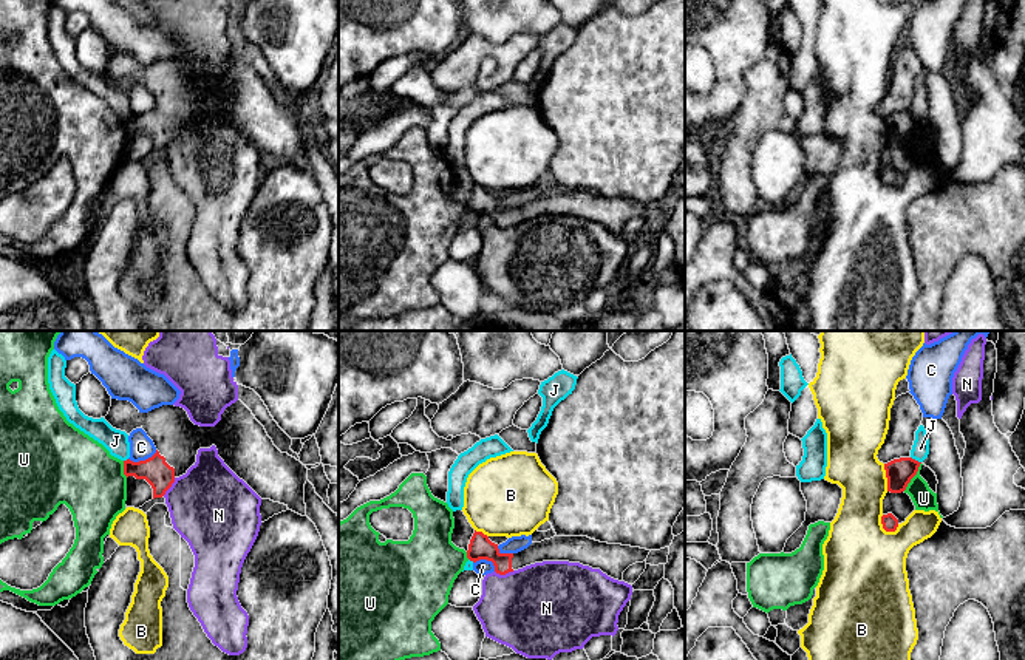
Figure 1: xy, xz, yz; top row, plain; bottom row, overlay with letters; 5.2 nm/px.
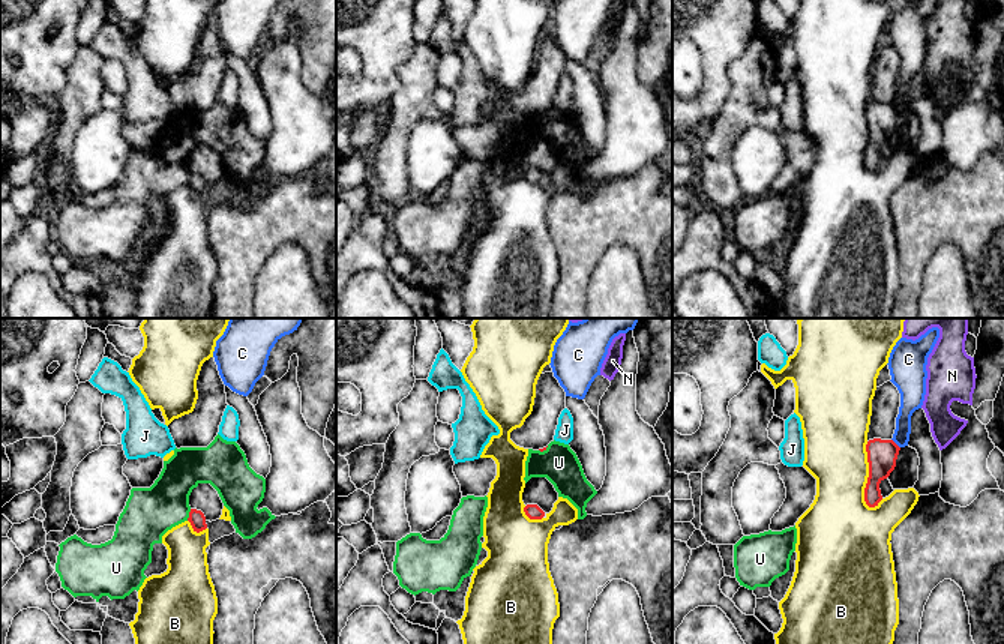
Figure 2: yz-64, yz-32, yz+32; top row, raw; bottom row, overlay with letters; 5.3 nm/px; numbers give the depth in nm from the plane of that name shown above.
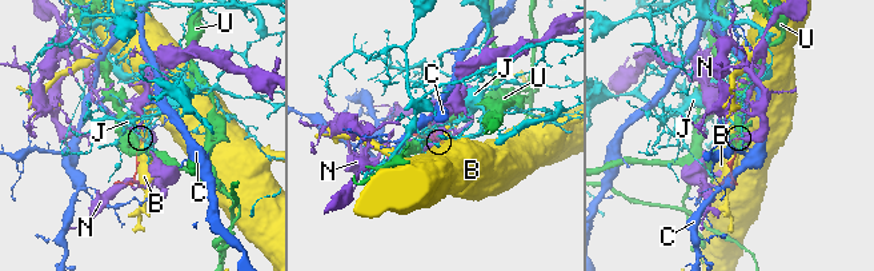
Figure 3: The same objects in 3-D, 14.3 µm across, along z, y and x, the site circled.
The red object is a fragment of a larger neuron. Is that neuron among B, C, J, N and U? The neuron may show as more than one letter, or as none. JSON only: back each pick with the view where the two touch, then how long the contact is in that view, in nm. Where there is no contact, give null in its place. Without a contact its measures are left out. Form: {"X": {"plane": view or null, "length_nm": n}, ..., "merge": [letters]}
{"merge": []}

